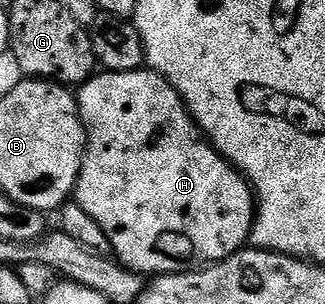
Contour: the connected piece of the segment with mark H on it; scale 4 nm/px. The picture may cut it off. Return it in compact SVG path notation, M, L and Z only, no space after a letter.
M141 68L134 72L100 72L83 83L78 90L78 105L80 119L84 121L86 131L86 153L84 166L80 169L80 179L76 181L74 200L94 220L98 220L98 228L106 232L112 245L112 254L127 270L145 276L159 276L162 274L182 274L185 270L203 268L214 262L221 262L231 254L237 254L245 249L246 243L252 237L252 220L254 217L254 191L248 185L248 179L232 165L228 159L223 158L212 143L205 138L196 121L192 119L178 92L168 81L151 68Z

